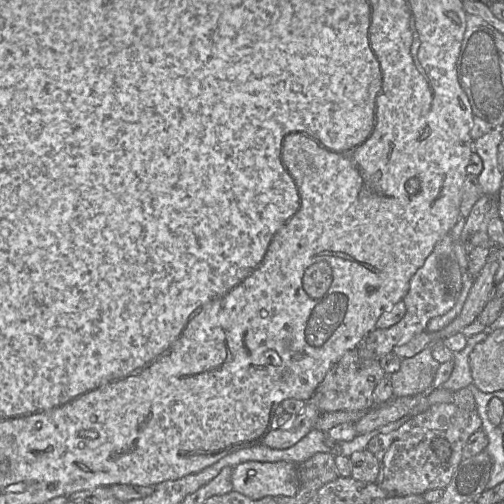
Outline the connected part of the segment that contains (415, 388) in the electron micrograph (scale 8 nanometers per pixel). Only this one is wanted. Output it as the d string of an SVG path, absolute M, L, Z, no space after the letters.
M426 347L413 357L402 359L400 369L389 375L394 397L430 393L440 363L432 356L431 347Z

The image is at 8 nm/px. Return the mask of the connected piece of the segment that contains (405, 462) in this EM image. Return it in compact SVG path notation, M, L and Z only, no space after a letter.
M441 403L411 417L398 429L374 436L367 449L379 462L376 484L391 494L410 495L443 488L450 483L469 437L482 429L482 421L475 410L469 411L453 403Z

